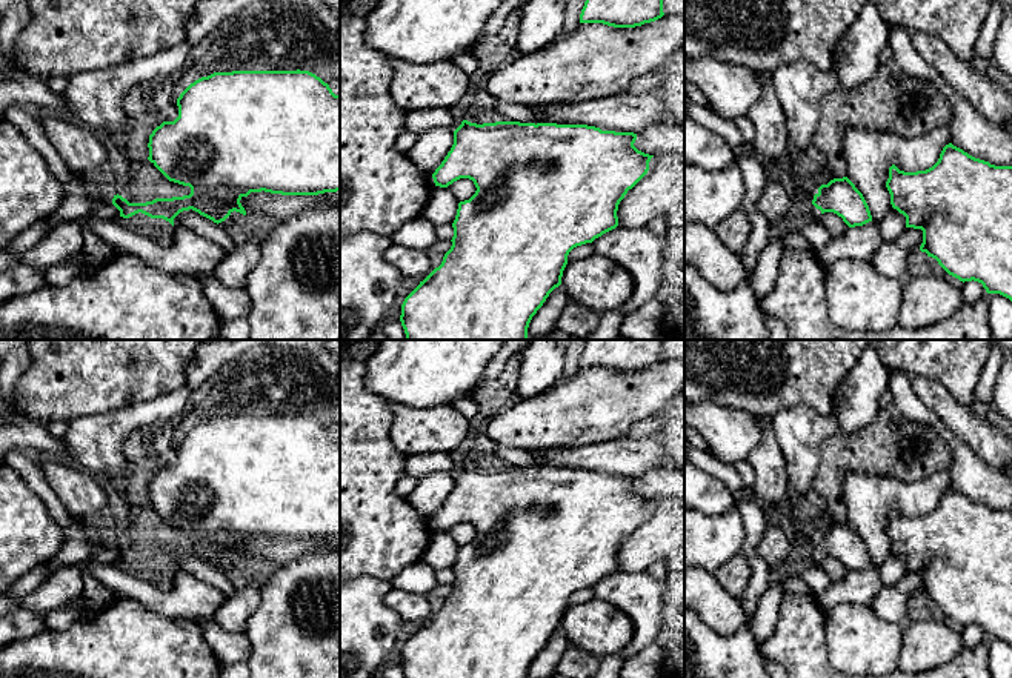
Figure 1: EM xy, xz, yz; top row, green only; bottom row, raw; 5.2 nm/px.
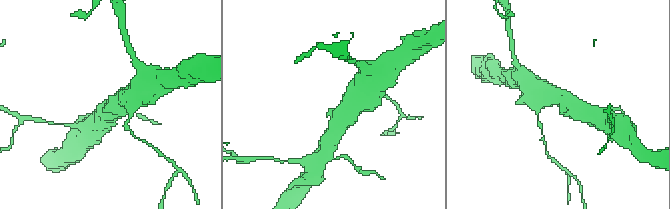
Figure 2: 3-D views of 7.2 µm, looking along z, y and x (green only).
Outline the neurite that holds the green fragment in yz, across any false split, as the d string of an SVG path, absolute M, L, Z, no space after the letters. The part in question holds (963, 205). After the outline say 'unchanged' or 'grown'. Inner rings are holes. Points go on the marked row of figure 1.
M946 145L938 161L917 172L889 168L890 204L906 217L906 228L921 229L921 252L960 281L978 281L987 294L1012 301L1012 166L995 166Z | unchanged

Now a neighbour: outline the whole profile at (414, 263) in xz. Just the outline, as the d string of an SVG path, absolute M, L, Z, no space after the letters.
M391 244L384 251L383 258L395 266L404 278L411 277L424 280L434 271L426 251L420 249Z

